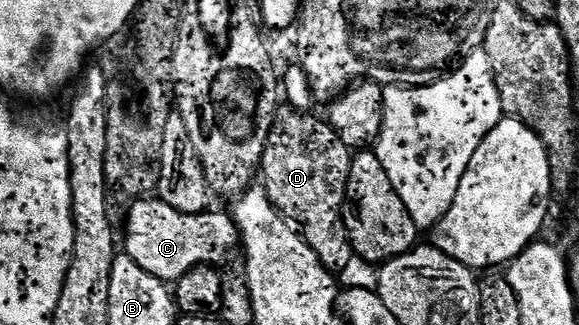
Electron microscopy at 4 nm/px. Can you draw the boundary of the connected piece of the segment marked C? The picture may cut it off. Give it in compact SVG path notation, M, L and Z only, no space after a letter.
M159 197L137 199L129 207L132 208L128 211L128 224L124 227L123 250L134 261L138 261L138 265L142 265L146 273L163 279L169 285L175 284L177 279L181 279L195 267L223 264L241 242L240 230L237 229L235 220L231 214L225 212L224 215L220 211L214 212L215 210L202 215L184 215L178 209L166 205Z

